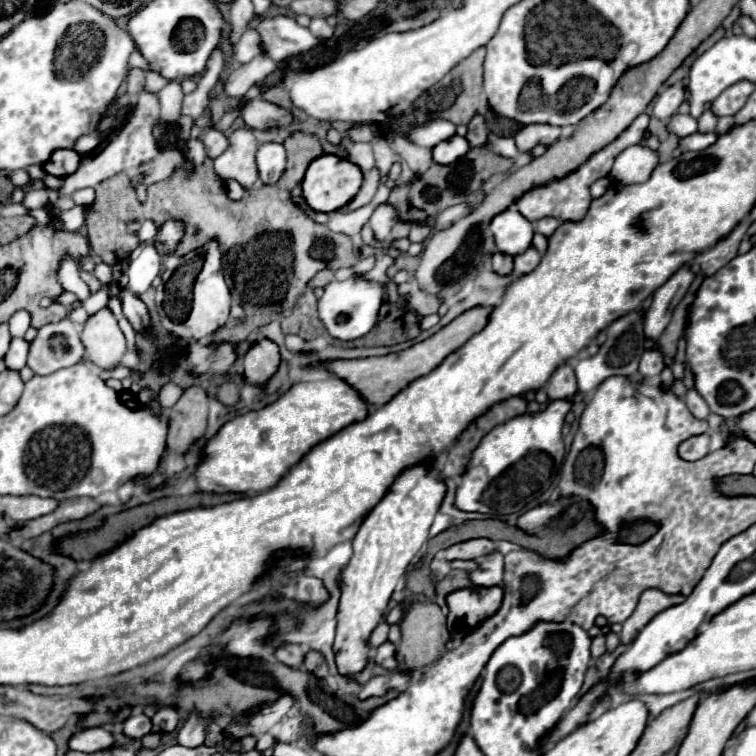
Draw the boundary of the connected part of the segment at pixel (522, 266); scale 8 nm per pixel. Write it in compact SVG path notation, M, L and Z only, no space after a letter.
M535 246L527 248L523 254L517 254L517 256L515 256L513 274L515 274L515 276L523 276L523 274L535 270L537 264L539 264L539 260L541 260L541 254L537 252L537 248L535 248Z

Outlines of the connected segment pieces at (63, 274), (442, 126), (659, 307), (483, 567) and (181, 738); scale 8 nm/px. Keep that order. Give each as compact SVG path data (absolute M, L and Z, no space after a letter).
M63 256L63 258L61 258L59 270L57 270L57 280L59 280L59 286L61 286L65 292L73 292L79 300L85 300L85 298L91 296L87 284L81 280L79 268L77 268L77 264L73 262L71 256Z
M431 120L425 126L411 130L407 134L407 140L411 140L413 144L419 144L419 146L425 146L425 148L433 148L435 144L455 136L455 130L457 130L457 126L447 120Z
M689 266L679 268L653 296L653 304L647 310L647 320L645 320L645 338L659 342L659 336L667 328L673 308L681 302L681 298L687 294L689 286L693 280L693 272Z
M503 550L481 556L477 570L469 572L469 580L477 588L499 586L503 580Z
M191 714L191 716L185 720L183 728L179 730L177 742L183 744L183 746L189 746L189 748L195 748L195 746L203 744L205 738L207 738L207 724L209 724L209 722L207 722L205 718L201 718L201 716L197 716L197 714Z

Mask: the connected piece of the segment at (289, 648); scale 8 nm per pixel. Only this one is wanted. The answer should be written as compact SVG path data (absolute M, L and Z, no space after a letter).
M287 644L287 646L281 646L275 650L275 658L287 666L295 666L299 668L303 664L303 658L305 658L305 652L307 648L301 646L301 644Z

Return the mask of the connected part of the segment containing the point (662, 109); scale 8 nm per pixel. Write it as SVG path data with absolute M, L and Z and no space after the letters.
M681 84L669 86L667 90L663 90L663 92L657 96L655 106L653 106L653 114L655 114L659 120L669 120L669 118L675 114L675 110L679 108L679 104L685 100L683 94L685 94L685 90L683 90Z

